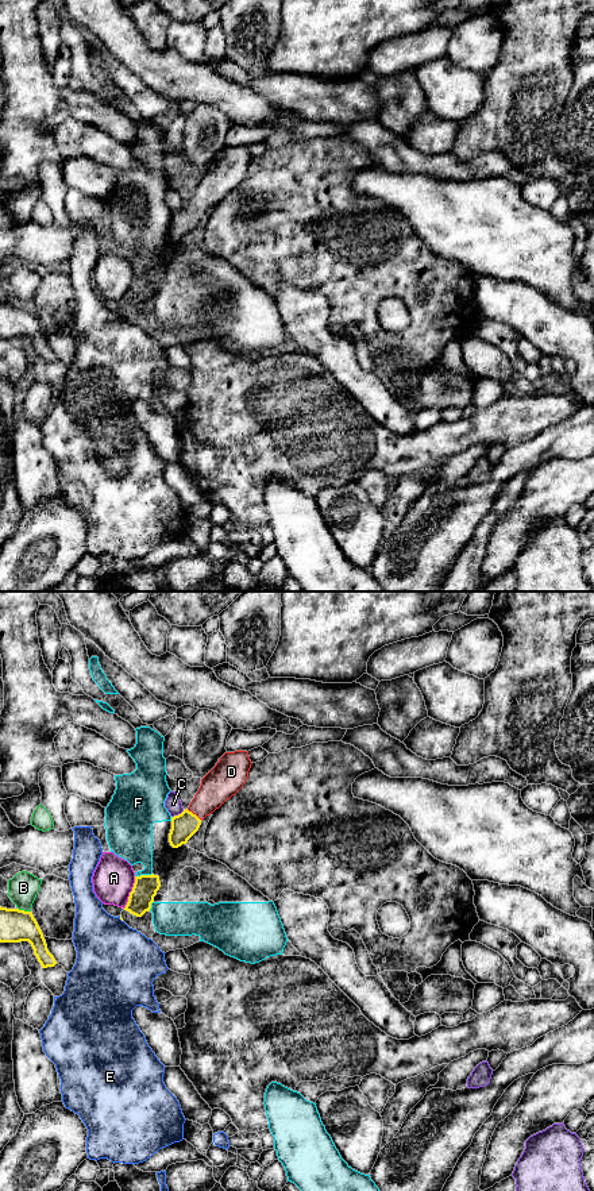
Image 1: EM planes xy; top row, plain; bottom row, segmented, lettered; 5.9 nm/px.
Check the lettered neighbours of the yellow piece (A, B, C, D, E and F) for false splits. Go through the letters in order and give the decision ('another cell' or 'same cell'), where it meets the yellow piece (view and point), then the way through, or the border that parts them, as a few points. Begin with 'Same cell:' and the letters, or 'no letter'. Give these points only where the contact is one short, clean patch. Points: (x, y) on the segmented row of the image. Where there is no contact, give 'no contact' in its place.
Same cell: D
A: another cell; meets yellow in xy at (130, 893); border along xy (135, 877), (128, 901), (123, 908)
B: another cell; meets yellow in xy at (23, 910)
C: another cell; meets yellow in xy at (178, 814); border along xy (184, 809), (172, 817)
D: same cell; meets yellow in xy at (192, 813); runs through xy (184, 825), (192, 813), (220, 783)
E: another cell; meets yellow in xy at (120, 918)
F: another cell; meets yellow in xy at (143, 875)

